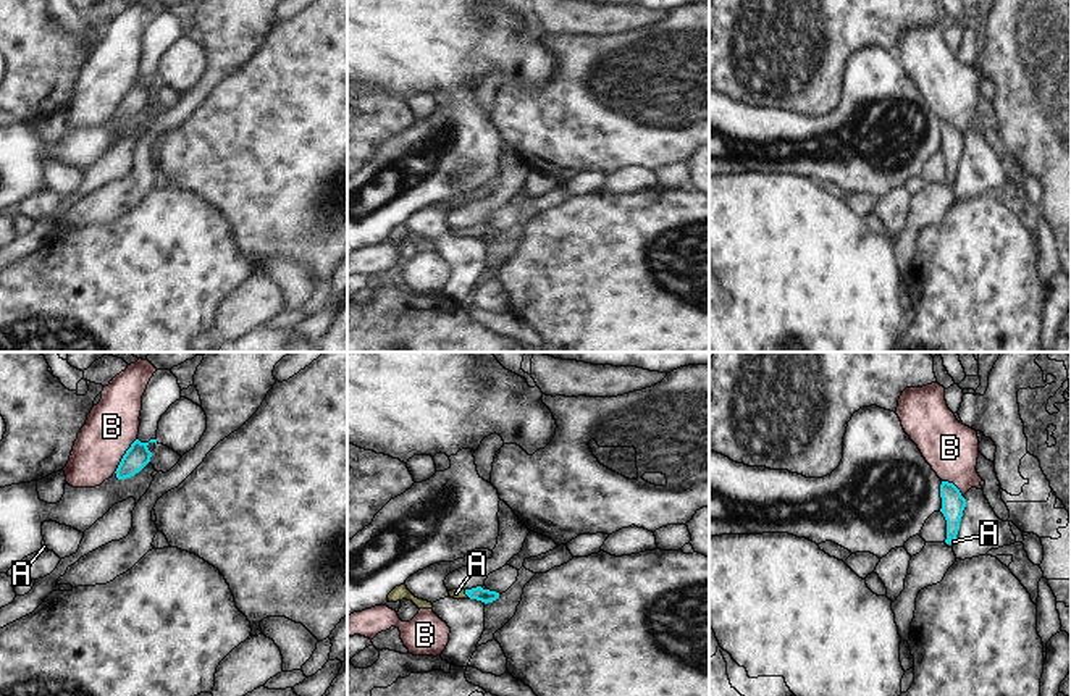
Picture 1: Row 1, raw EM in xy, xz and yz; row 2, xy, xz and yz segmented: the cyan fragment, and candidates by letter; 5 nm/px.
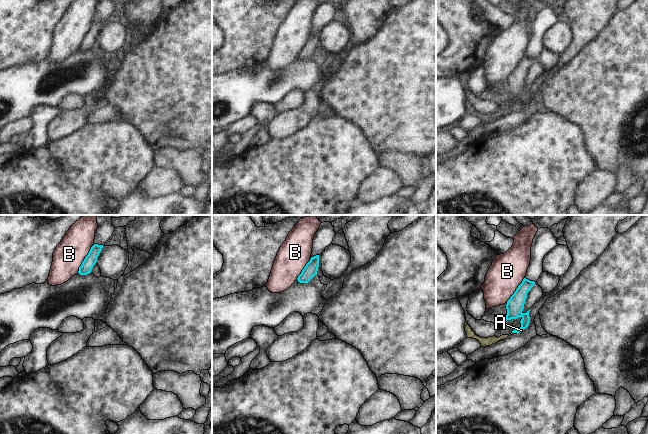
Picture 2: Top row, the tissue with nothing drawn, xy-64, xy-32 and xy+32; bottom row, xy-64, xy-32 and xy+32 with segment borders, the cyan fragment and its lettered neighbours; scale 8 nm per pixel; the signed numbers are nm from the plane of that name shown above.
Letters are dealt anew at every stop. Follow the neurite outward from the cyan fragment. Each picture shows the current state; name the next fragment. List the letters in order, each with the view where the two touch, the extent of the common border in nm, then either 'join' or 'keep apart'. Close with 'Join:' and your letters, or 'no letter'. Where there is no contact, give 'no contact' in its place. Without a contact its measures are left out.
A: yz | 50 nm | join
B: xy | 200 nm | keep apart
Join: A

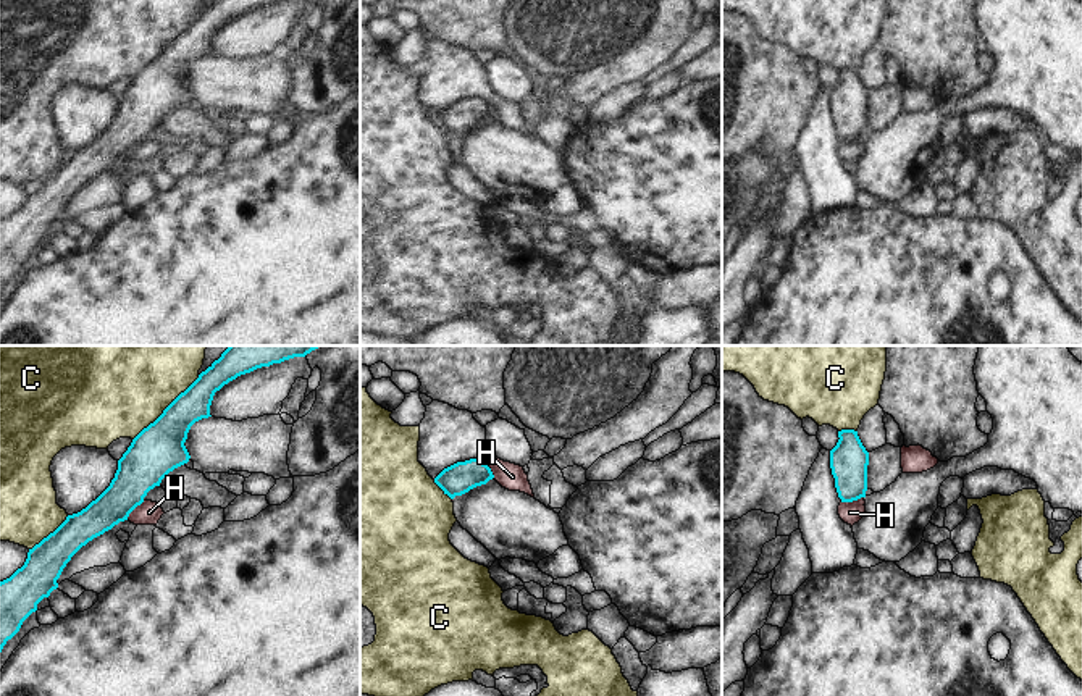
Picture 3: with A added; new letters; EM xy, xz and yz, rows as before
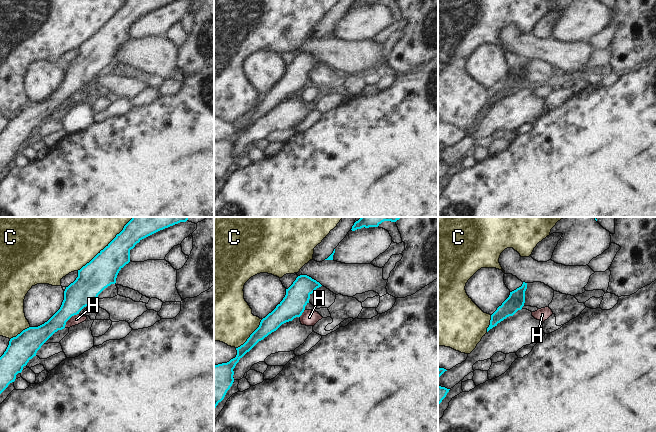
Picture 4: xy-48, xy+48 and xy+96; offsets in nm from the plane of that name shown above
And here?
C: xy | 460 nm | keep apart
H: yz | 120 nm | keep apart
Join: no letter

